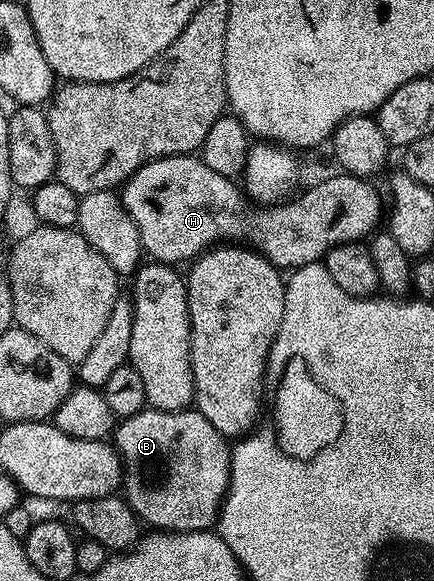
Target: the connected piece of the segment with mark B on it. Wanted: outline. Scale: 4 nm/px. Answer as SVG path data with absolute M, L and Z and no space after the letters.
M145 409L139 415L131 415L129 419L123 420L115 428L114 446L120 455L120 462L123 464L124 478L122 480L122 495L137 520L149 523L149 528L158 531L206 531L217 522L220 514L220 505L224 501L224 494L228 491L228 465L230 462L230 443L225 435L218 433L206 417L195 409L185 409L182 411L158 411L155 409Z

